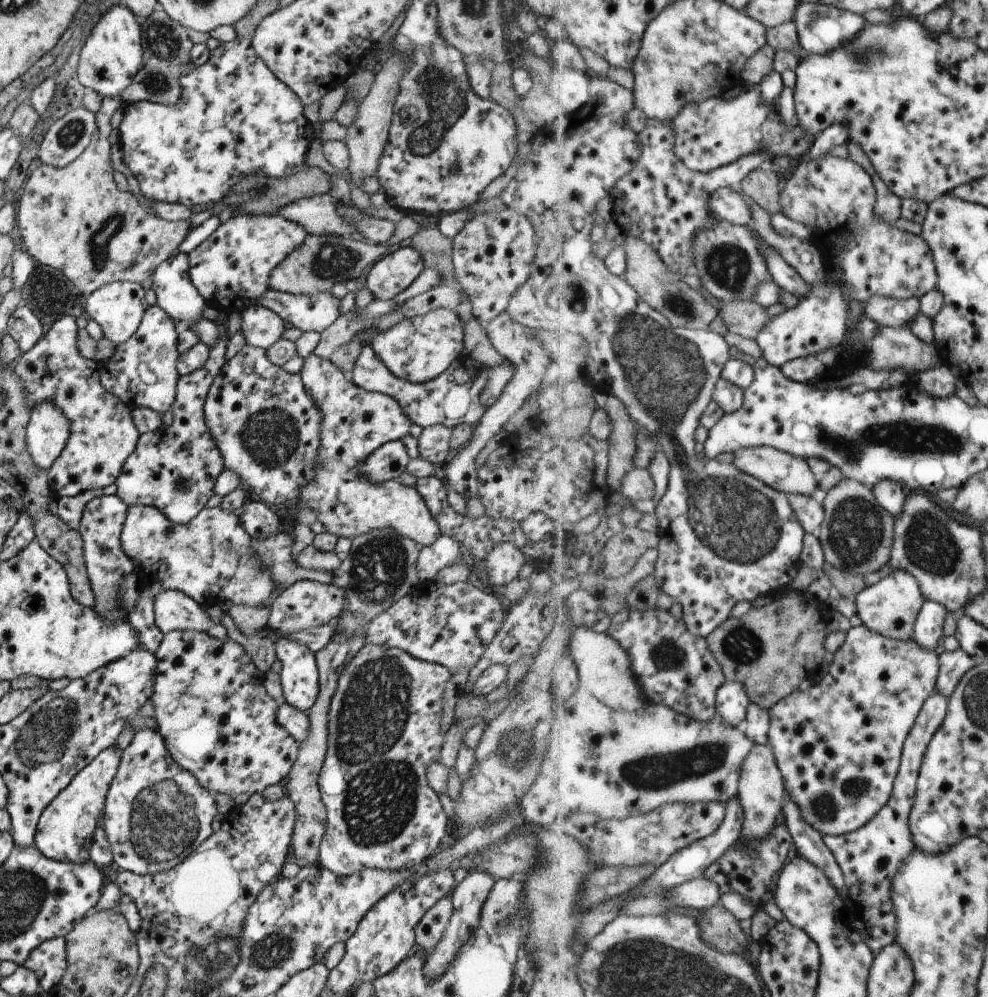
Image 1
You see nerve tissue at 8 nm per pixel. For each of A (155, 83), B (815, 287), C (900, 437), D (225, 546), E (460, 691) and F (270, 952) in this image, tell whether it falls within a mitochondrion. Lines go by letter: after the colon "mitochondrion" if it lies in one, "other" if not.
A: mitochondrion
B: other
C: mitochondrion
D: mitochondrion
E: other
F: mitochondrion

